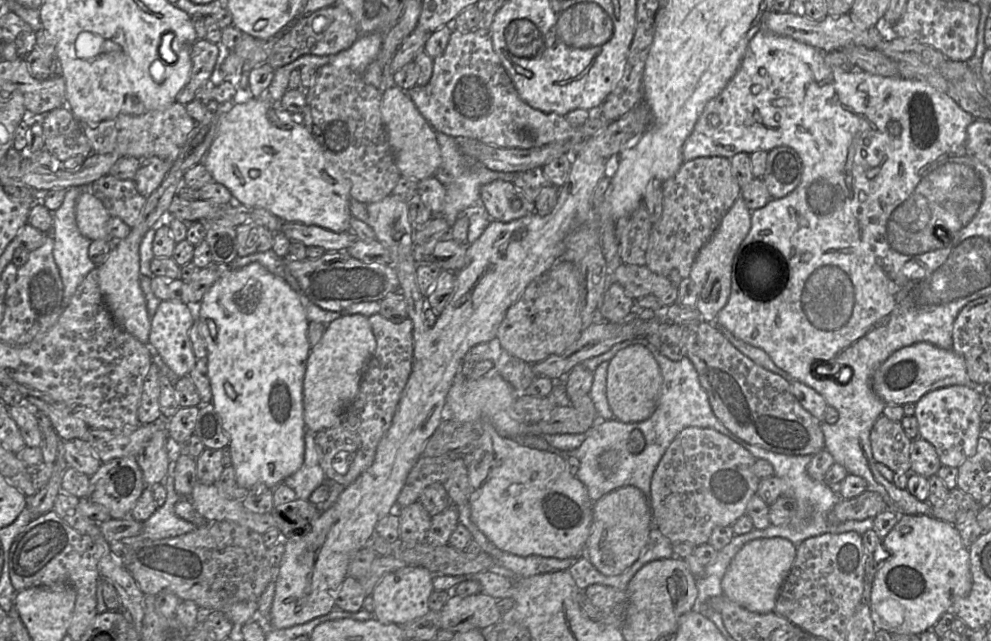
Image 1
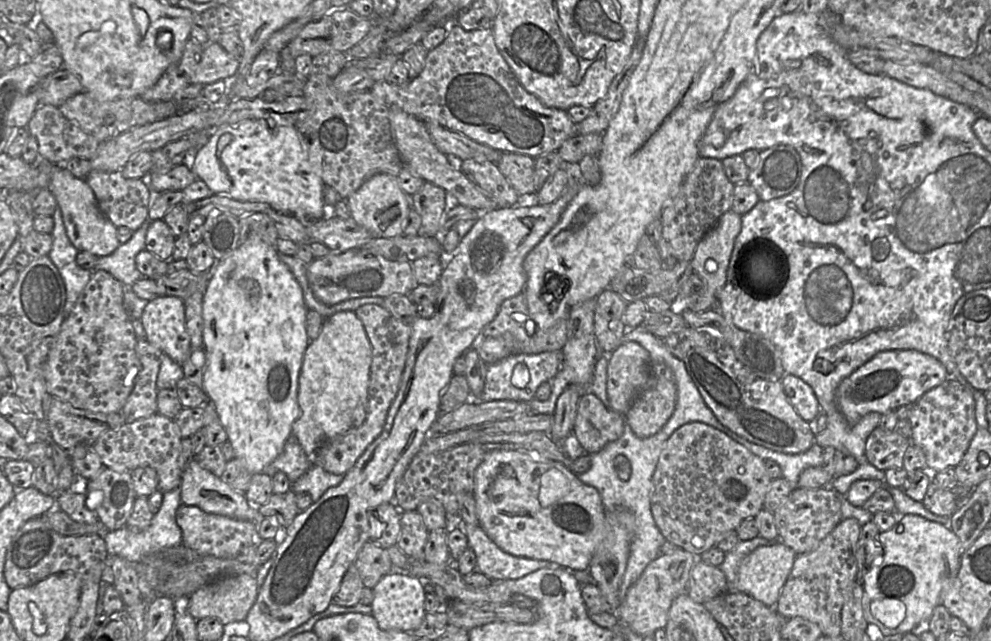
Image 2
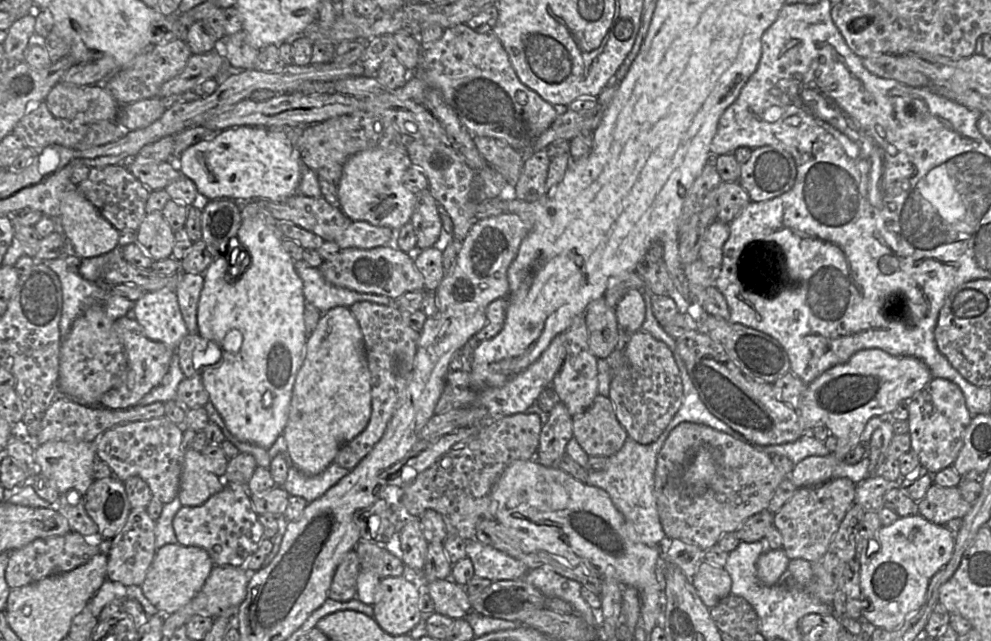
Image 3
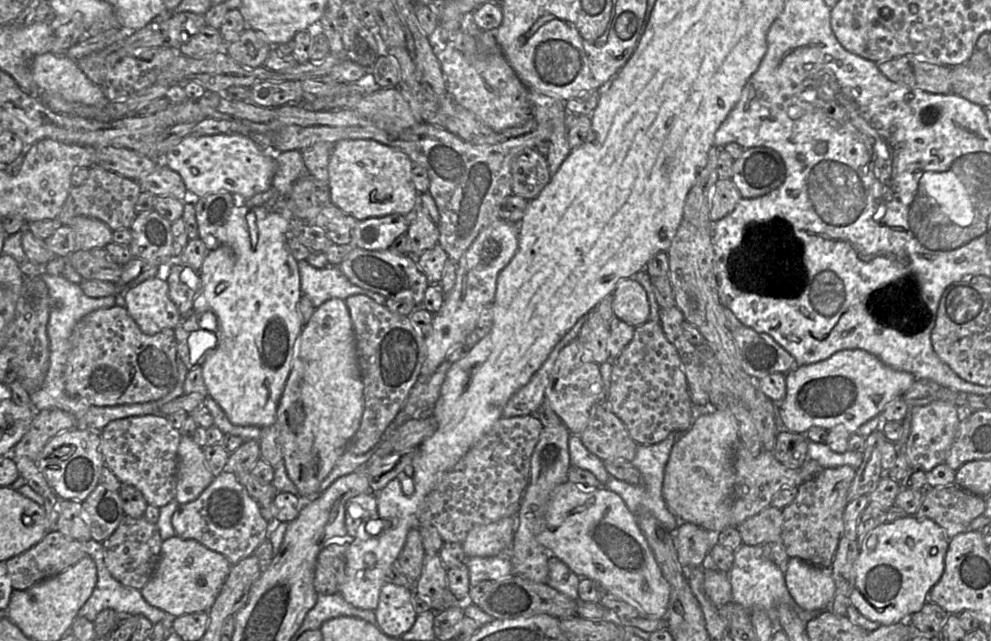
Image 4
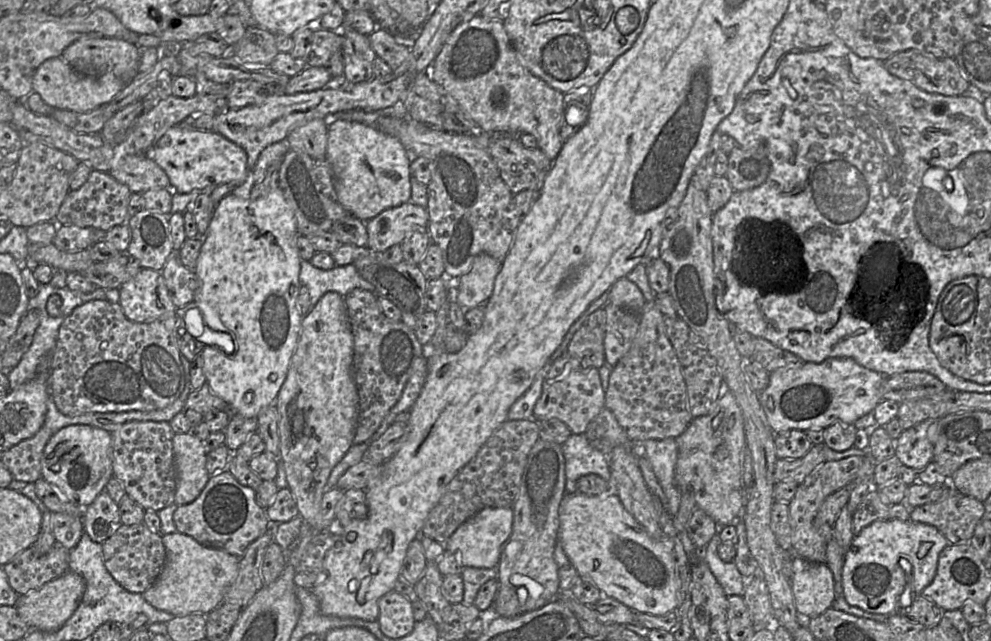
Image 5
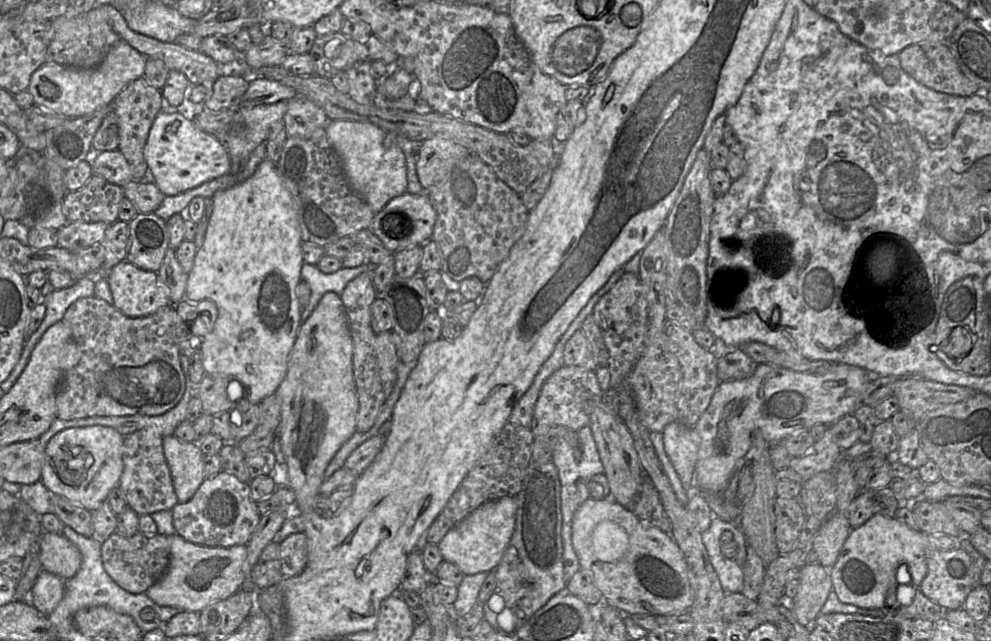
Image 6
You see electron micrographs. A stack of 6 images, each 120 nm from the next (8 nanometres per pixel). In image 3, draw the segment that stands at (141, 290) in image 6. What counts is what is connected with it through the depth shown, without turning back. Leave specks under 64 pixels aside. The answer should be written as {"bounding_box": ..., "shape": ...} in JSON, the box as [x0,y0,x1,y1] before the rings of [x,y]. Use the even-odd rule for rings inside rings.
{"bounding_box":[132,288,188,349],"shape":[[[163,288],[144,291],[134,302],[132,312],[146,336],[176,349],[188,334],[174,291]]]}

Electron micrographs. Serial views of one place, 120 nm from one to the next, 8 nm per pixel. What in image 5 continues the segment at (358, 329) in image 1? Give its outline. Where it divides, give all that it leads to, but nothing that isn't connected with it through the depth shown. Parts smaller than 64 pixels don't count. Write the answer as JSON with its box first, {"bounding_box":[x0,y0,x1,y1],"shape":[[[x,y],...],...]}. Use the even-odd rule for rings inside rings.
{"bounding_box":[275,292,359,522],"shape":[[[327,292],[315,307],[302,317],[296,349],[275,406],[278,412],[279,460],[283,461],[288,488],[297,505],[299,516],[309,522],[320,510],[324,486],[332,469],[354,444],[359,413],[359,397],[353,375],[354,342],[344,297]]]}

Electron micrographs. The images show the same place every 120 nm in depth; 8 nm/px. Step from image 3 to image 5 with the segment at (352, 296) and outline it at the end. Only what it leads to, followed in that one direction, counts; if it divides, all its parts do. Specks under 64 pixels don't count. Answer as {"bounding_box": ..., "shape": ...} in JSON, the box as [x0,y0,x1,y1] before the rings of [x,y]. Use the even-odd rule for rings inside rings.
{"bounding_box":[299,260,382,310],"shape":[[[301,260],[299,272],[300,284],[308,289],[310,296],[310,310],[327,292],[337,292],[345,297],[352,290],[358,288],[371,292],[377,299],[382,297],[376,287],[365,280],[353,264],[335,266],[330,270],[322,270],[313,266],[310,260]]]}

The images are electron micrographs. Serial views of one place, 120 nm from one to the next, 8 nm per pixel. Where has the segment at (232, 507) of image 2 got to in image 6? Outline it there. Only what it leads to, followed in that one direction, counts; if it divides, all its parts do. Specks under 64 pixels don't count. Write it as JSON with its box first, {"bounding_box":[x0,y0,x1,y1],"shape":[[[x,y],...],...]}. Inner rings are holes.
{"bounding_box":[163,435,206,502],"shape":[[[175,435],[163,438],[163,451],[178,501],[187,502],[206,479],[204,454],[197,442],[182,441]]]}

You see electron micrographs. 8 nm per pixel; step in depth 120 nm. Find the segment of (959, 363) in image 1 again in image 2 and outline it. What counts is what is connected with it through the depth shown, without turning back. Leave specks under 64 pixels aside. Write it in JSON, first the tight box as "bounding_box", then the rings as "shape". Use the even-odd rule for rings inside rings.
{"bounding_box":[836,350,948,424],"shape":[[[889,350],[877,353],[851,375],[843,379],[836,390],[838,409],[849,424],[856,424],[863,416],[871,412],[885,414],[906,404],[914,404],[927,391],[941,385],[948,379],[945,366],[935,357],[917,350]]]}

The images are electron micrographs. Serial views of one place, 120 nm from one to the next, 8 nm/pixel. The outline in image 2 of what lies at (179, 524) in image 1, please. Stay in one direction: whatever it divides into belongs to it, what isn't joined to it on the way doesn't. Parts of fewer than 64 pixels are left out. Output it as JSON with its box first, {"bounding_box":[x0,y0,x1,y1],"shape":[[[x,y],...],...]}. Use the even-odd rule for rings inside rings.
{"bounding_box":[103,486,182,563],"shape":[[[180,486],[163,493],[159,511],[154,514],[150,525],[143,531],[132,532],[128,526],[107,532],[103,537],[109,557],[118,556],[132,563],[141,562],[148,555],[182,544],[182,532],[176,522],[176,510],[181,505]]]}

